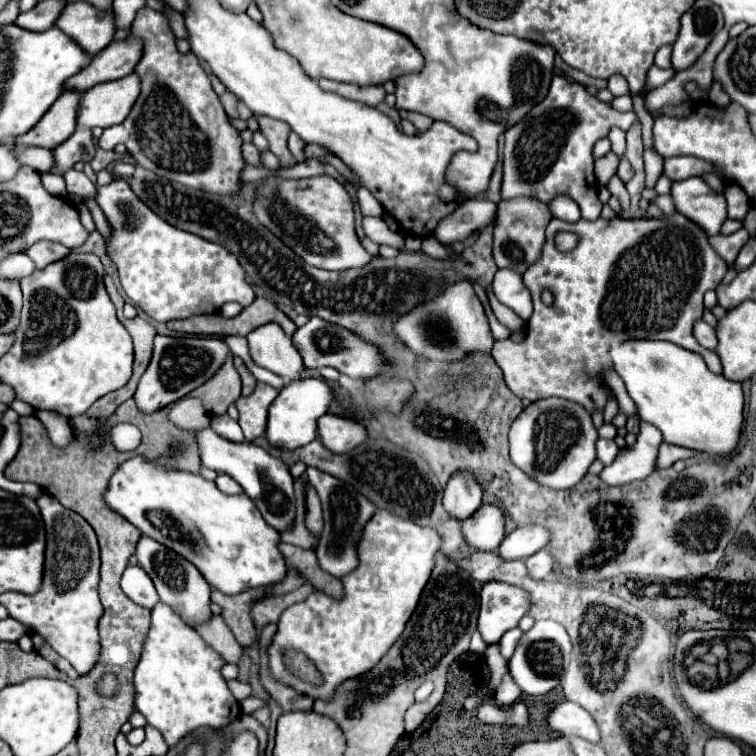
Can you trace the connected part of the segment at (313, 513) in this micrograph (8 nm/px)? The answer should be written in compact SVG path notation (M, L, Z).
M307 483L307 499L305 499L305 505L307 505L305 527L307 527L315 537L319 537L321 531L323 531L323 515L321 515L321 503L319 503L317 491L313 489L311 483Z

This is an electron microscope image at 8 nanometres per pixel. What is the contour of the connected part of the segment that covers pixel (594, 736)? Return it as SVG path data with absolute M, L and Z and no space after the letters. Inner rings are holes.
M571 701L559 703L555 707L555 711L551 711L547 721L549 721L551 729L559 731L561 735L583 737L593 743L601 741L601 733L599 733L595 719L577 703L571 703Z

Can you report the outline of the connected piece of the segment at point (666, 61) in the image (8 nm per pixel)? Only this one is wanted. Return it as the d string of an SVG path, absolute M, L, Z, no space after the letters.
M665 45L665 47L661 47L657 53L655 53L655 65L657 67L661 67L661 69L667 69L667 67L671 67L671 45Z

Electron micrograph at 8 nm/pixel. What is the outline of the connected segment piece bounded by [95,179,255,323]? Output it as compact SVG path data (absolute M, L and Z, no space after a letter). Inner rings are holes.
M113 179L109 185L97 187L95 195L99 207L103 209L107 223L111 227L111 237L105 241L107 253L111 261L119 269L119 279L123 285L123 291L127 297L139 305L151 319L159 323L167 323L171 319L187 319L193 315L209 315L217 313L221 305L229 301L237 301L239 305L247 307L253 303L255 293L251 285L245 281L245 271L241 269L237 257L229 253L223 245L205 241L203 237L197 237L193 233L181 231L161 217L157 217L131 189L131 185L125 179Z

